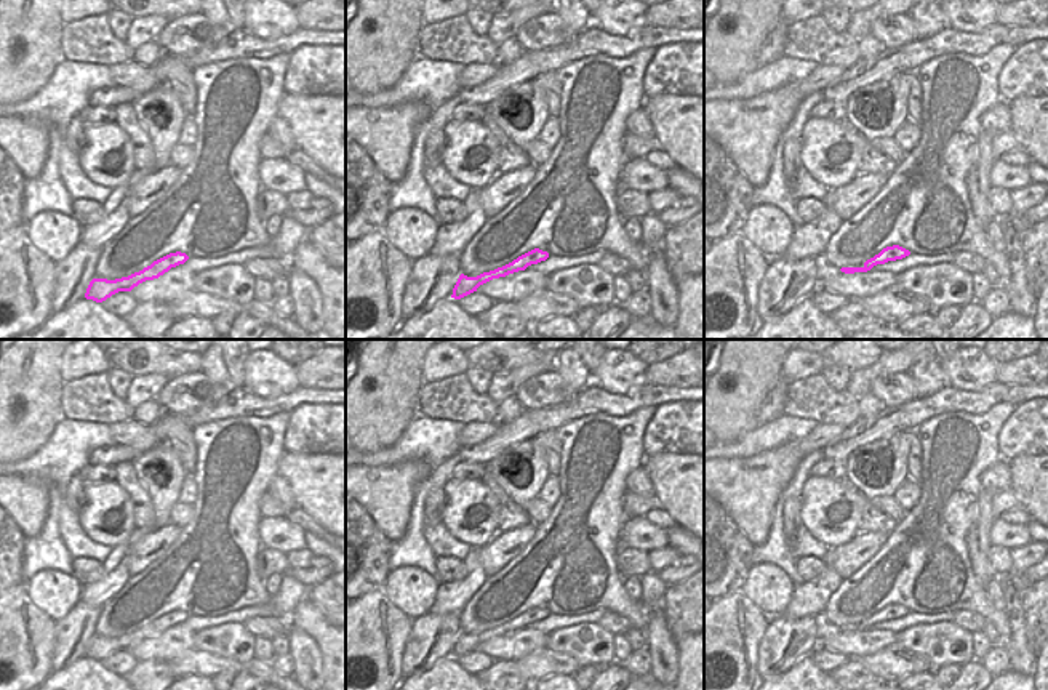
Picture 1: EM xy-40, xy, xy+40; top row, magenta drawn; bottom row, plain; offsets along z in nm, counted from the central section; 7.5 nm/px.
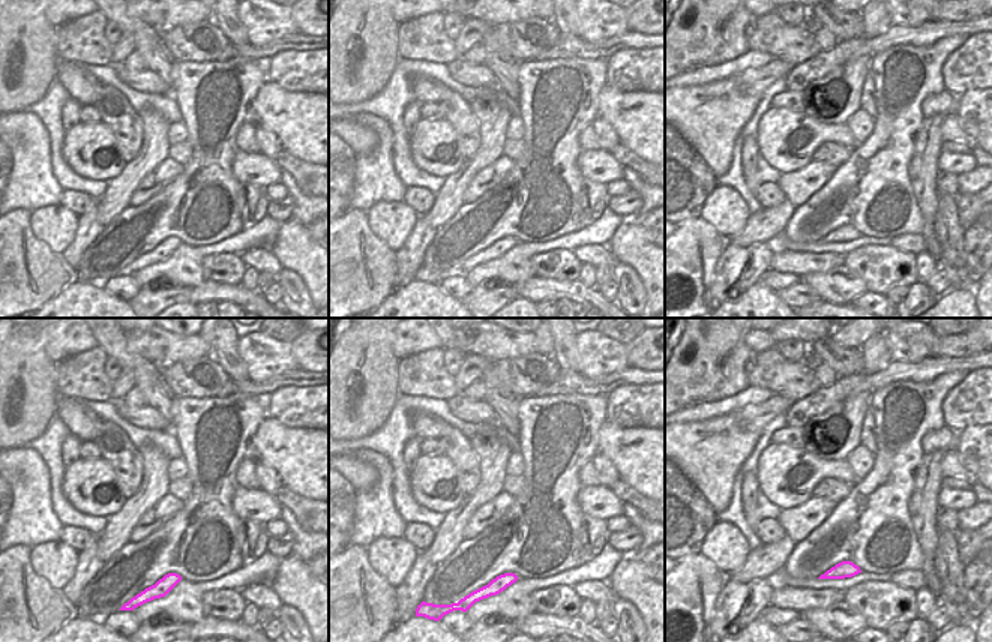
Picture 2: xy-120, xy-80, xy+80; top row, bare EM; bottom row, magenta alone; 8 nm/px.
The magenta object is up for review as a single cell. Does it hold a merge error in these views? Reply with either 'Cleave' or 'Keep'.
Keep

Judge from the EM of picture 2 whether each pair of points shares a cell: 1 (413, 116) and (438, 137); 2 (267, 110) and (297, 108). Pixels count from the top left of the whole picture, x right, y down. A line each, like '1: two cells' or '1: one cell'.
1: two cells
2: one cell

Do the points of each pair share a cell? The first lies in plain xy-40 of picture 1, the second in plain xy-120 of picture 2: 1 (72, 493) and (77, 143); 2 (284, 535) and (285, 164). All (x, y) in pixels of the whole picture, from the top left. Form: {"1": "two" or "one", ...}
{"1": "two", "2": "two"}

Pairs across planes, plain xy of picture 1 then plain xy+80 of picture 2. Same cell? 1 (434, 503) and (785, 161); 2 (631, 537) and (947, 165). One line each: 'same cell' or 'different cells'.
1: different cells
2: same cell

